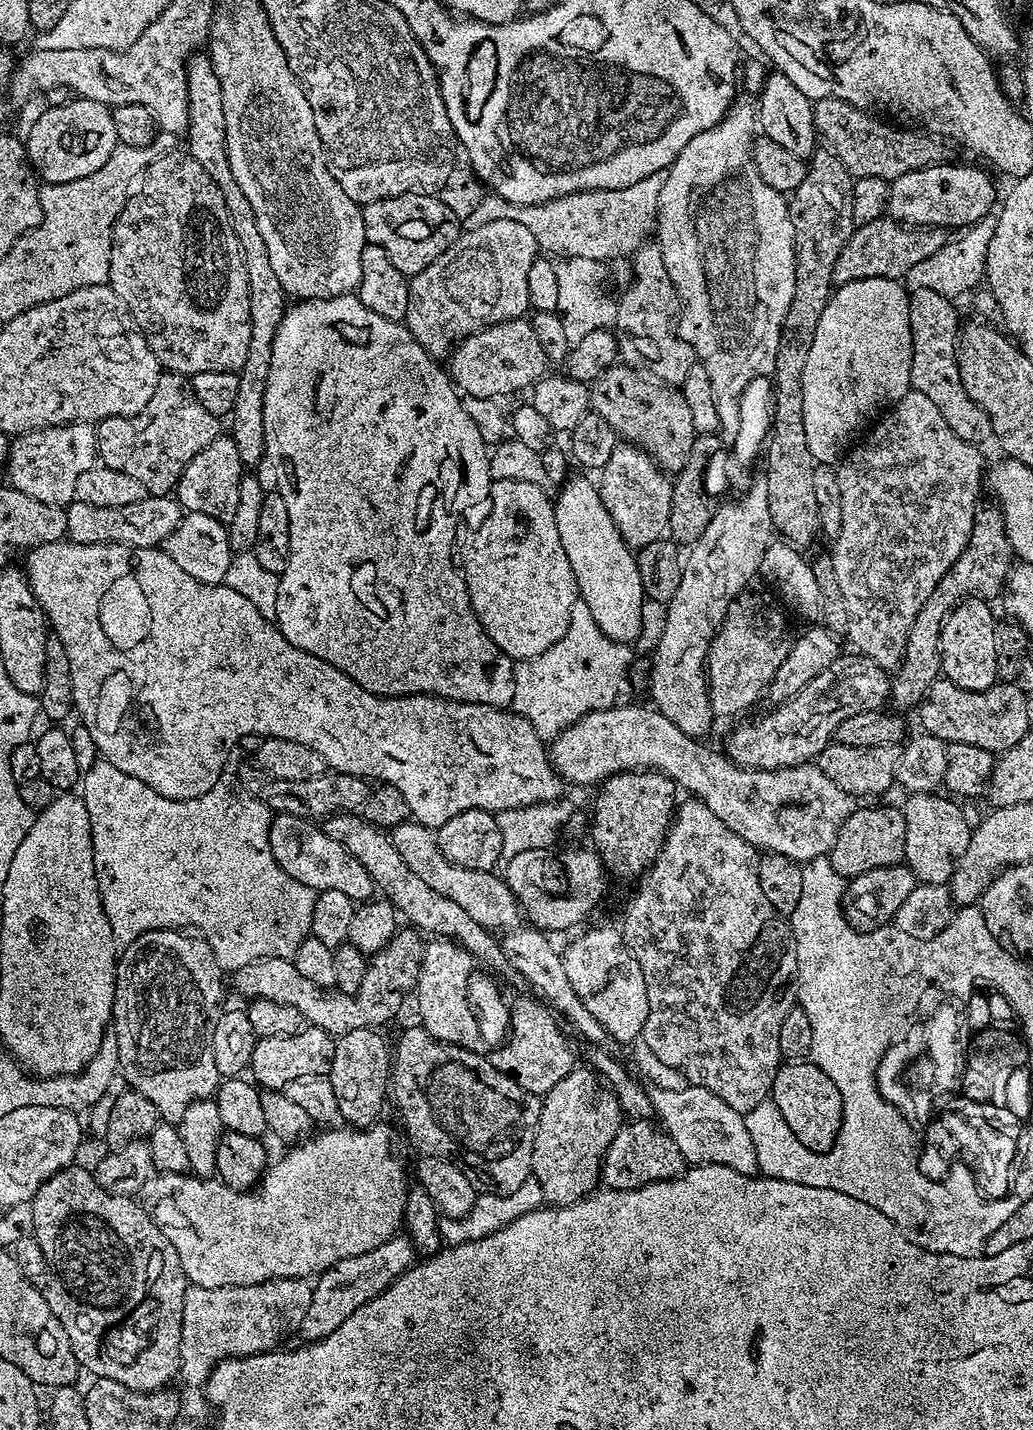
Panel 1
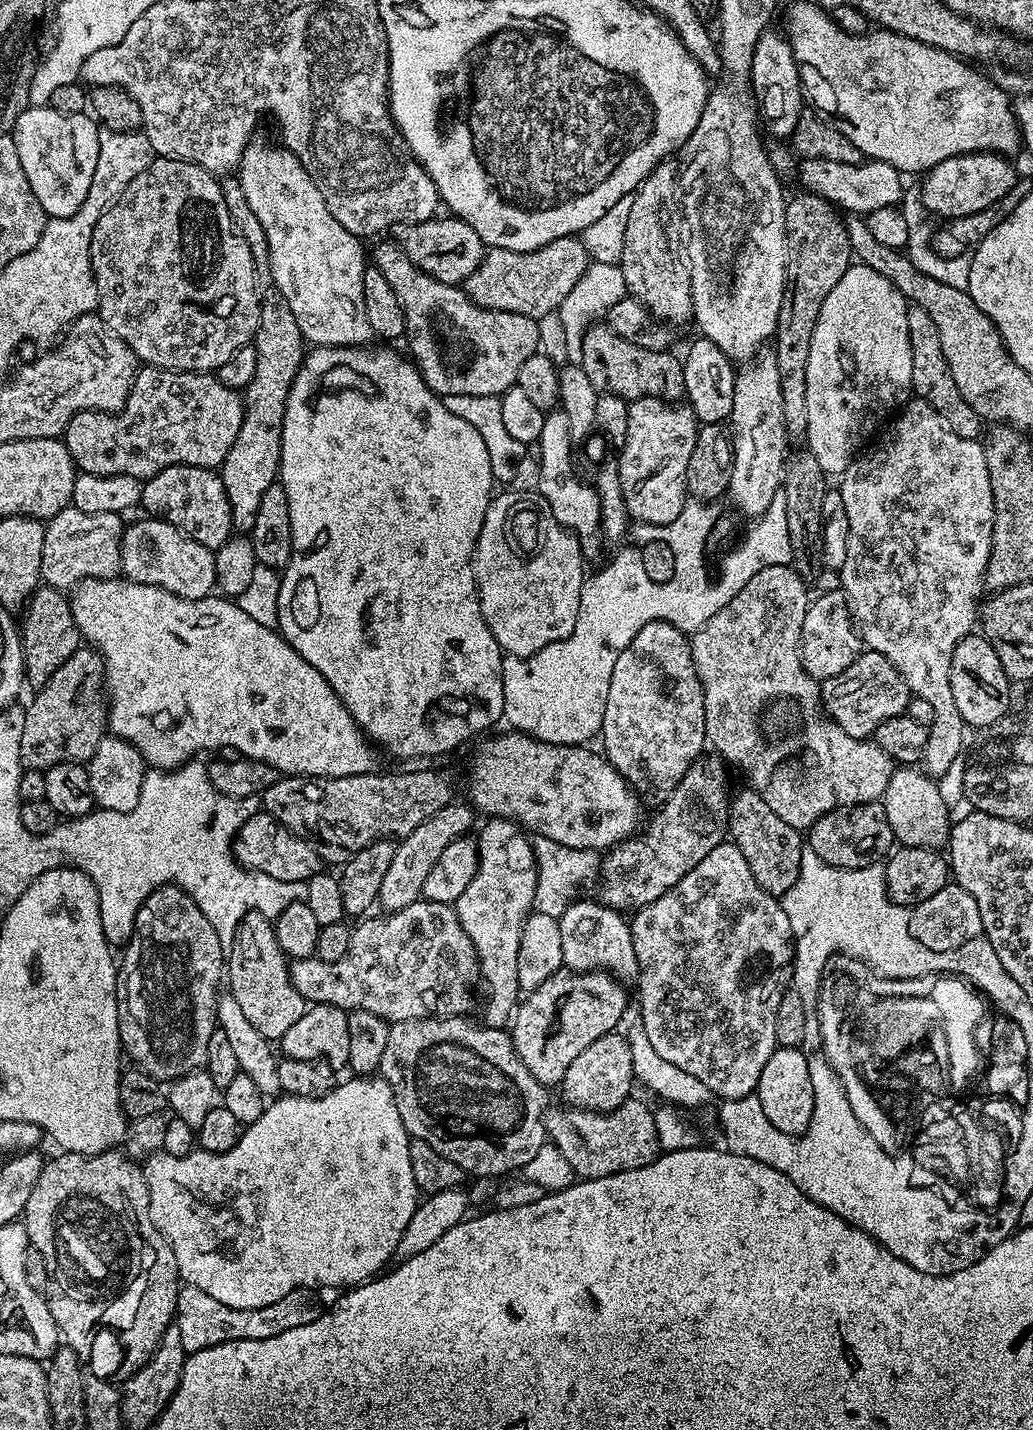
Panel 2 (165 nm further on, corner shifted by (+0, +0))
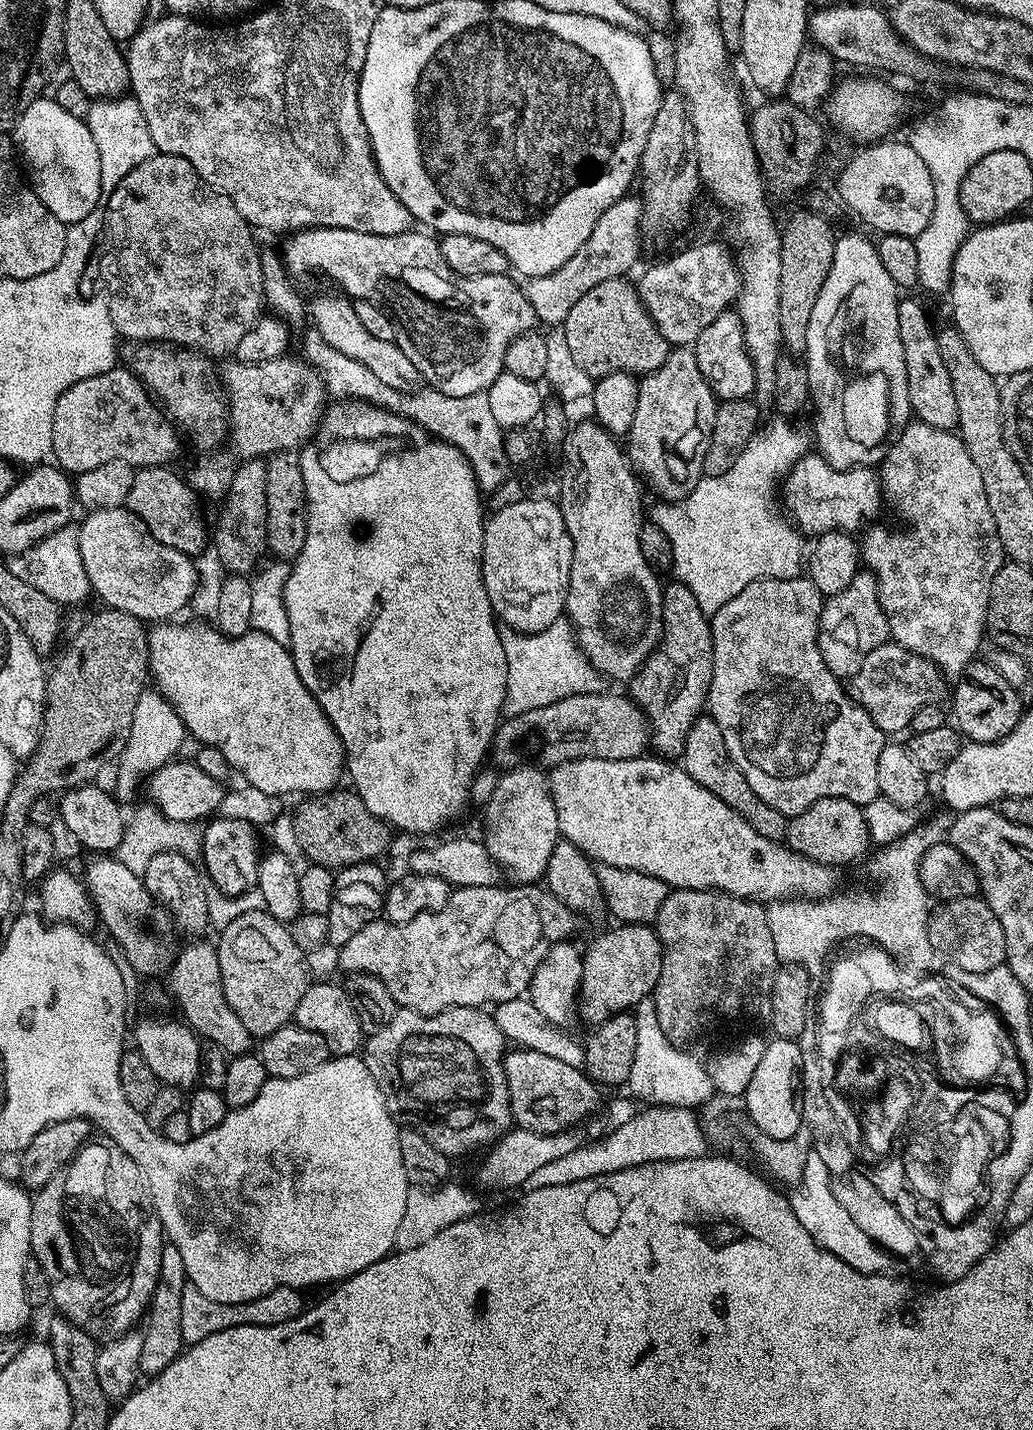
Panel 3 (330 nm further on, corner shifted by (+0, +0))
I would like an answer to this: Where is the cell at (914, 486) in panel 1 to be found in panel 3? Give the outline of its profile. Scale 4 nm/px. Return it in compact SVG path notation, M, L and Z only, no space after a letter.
M909 422L902 430L902 434L885 452L883 460L878 465L878 475L880 487L887 503L889 500L900 511L901 518L908 520L908 529L905 532L895 532L892 528L869 527L860 540L860 555L867 571L872 572L878 582L878 598L882 602L882 610L888 615L889 637L895 643L901 644L906 650L937 664L945 677L959 678L964 675L965 668L977 659L976 651L980 648L980 639L983 638L984 640L986 636L987 602L990 598L991 582L994 581L994 576L1006 563L1004 547L998 538L998 530L994 526L994 514L990 514L990 502L986 498L986 486L982 486L982 474L978 474L978 466L974 466L974 458L970 458L970 450L966 450L966 446L960 441L960 437L955 431L935 428L919 422Z

